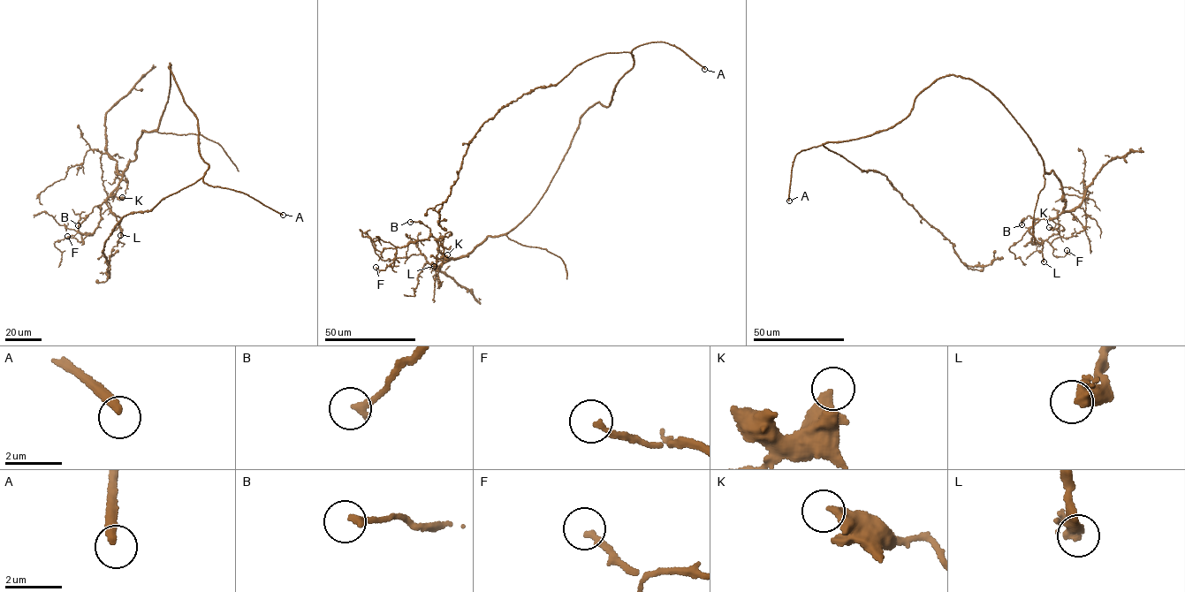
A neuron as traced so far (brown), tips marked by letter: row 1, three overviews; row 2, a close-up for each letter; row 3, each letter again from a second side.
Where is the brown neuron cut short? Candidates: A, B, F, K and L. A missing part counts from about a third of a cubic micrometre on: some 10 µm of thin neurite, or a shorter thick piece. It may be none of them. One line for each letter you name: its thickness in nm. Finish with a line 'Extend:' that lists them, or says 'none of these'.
A: 320 nm
L: 240 nm
Extend: A, L

